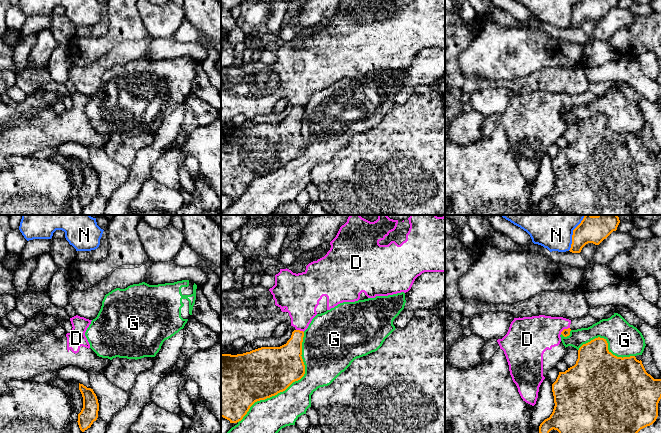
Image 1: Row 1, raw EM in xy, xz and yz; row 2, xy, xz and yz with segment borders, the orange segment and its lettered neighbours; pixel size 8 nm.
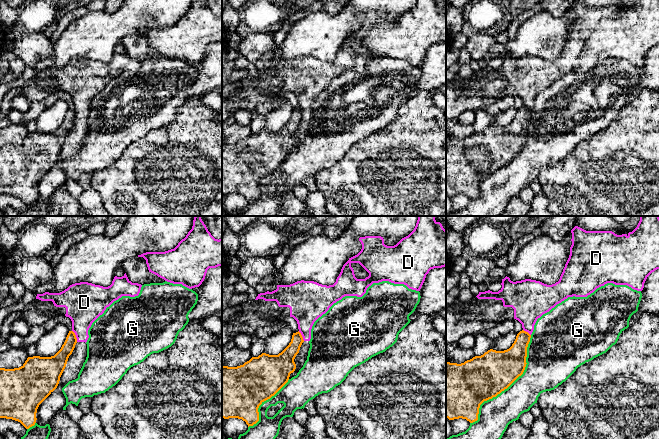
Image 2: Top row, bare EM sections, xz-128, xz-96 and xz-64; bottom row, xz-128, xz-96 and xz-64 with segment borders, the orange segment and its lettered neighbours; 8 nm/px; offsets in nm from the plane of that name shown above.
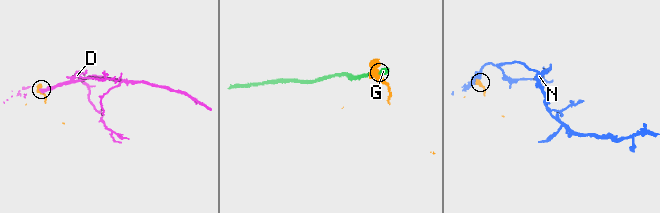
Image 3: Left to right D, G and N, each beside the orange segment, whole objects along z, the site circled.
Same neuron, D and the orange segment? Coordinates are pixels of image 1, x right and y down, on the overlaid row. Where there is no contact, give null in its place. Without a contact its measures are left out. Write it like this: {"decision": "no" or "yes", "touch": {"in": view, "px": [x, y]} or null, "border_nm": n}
{"decision": "no", "touch": {"in": "yz", "px": [564, 329]}, "border_nm": 90}

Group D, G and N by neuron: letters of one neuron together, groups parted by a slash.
D / G / N

